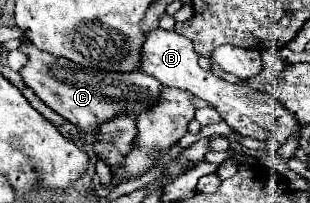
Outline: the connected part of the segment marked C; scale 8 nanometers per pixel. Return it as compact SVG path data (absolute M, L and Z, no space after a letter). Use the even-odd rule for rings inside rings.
M21 38L25 44L21 52L29 54L27 66L19 72L23 76L23 82L57 114L67 118L71 124L81 128L83 132L95 132L101 122L111 120L111 116L119 112L133 112L141 114L143 110L151 108L155 98L159 96L161 84L145 74L143 70L133 72L101 72L95 68L81 68L75 62L69 62L65 58L57 58L53 54L47 54L39 50L37 46L31 46L27 38Z

